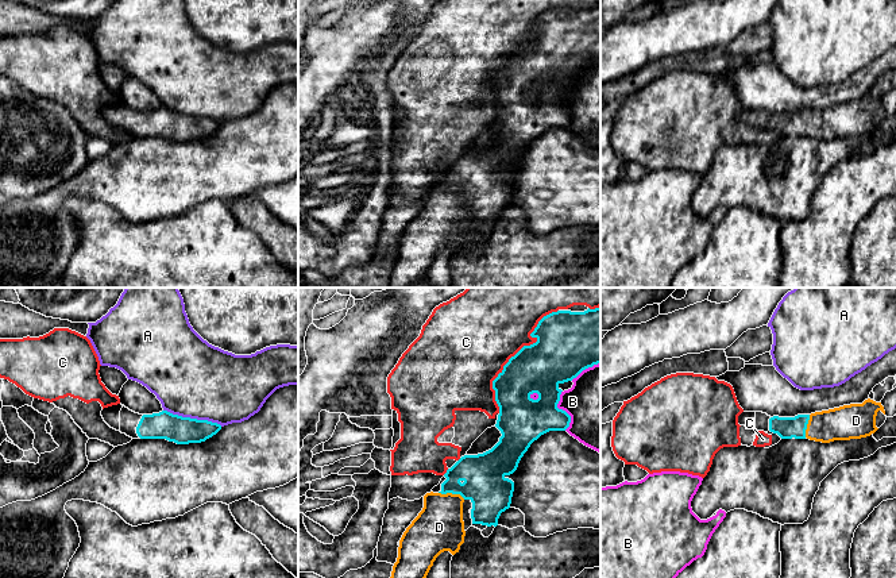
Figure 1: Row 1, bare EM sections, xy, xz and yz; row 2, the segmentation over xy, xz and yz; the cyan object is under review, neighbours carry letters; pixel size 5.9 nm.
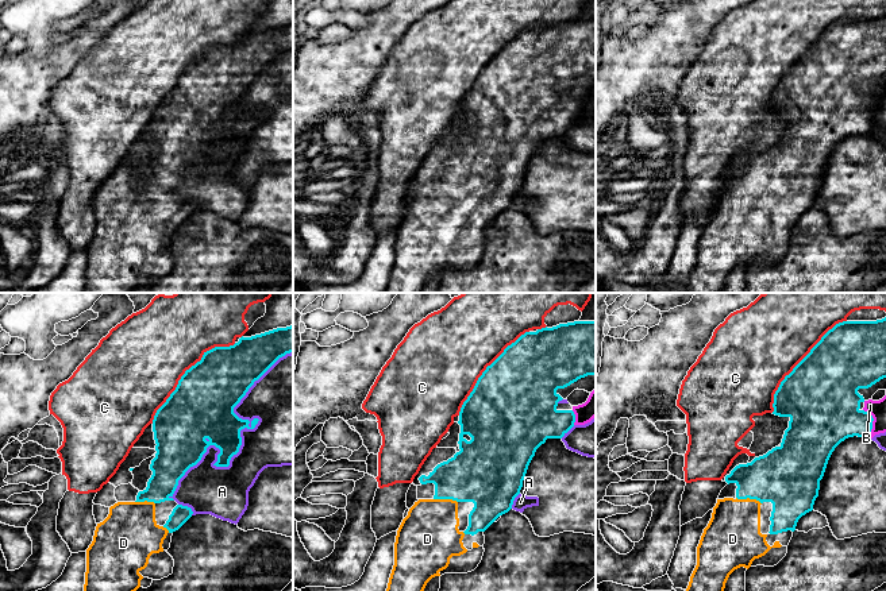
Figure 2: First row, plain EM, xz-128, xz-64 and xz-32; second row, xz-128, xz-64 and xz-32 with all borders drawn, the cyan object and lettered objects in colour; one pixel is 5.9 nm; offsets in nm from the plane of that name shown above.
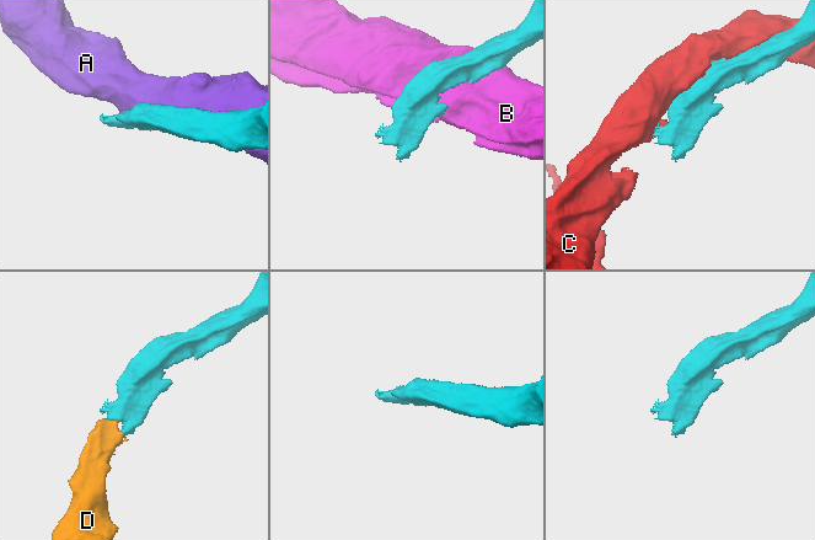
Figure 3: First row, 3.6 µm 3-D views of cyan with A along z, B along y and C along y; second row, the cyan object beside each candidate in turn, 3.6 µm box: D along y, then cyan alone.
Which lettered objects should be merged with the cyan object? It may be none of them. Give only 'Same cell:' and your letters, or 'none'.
Same cell: D

